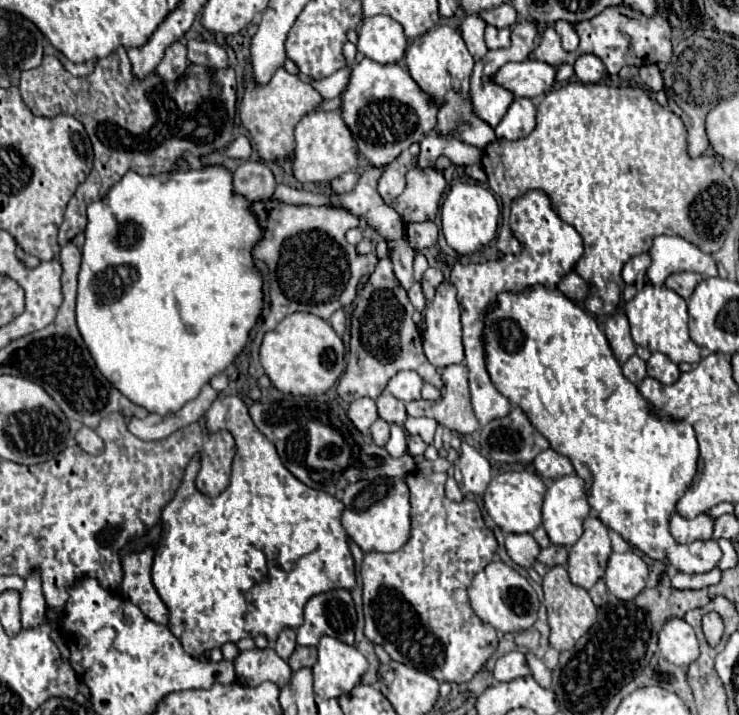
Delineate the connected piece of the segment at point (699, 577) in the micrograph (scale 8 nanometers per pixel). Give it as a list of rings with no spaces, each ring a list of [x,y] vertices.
[[[713,568],[709,572],[703,574],[685,574],[685,572],[677,572],[675,576],[671,576],[671,584],[679,590],[697,590],[697,588],[705,588],[711,584],[717,584],[721,580],[721,570]]]

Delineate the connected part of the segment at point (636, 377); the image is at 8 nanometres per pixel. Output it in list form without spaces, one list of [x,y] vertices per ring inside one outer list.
[[[633,354],[633,356],[623,364],[623,376],[625,376],[627,380],[631,380],[633,384],[641,384],[641,380],[647,376],[647,372],[645,372],[645,362],[643,362],[637,354]]]

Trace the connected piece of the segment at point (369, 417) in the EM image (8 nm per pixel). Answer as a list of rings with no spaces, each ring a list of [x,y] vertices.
[[[359,398],[359,400],[355,400],[349,406],[347,414],[349,414],[351,422],[357,426],[357,430],[361,430],[361,434],[369,434],[369,426],[379,418],[375,400],[371,400],[371,398]]]

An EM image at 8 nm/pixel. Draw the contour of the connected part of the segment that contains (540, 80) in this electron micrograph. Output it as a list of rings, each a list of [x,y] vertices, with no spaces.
[[[533,58],[523,62],[509,62],[493,74],[491,82],[503,86],[515,96],[535,98],[551,90],[555,82],[555,68]]]

